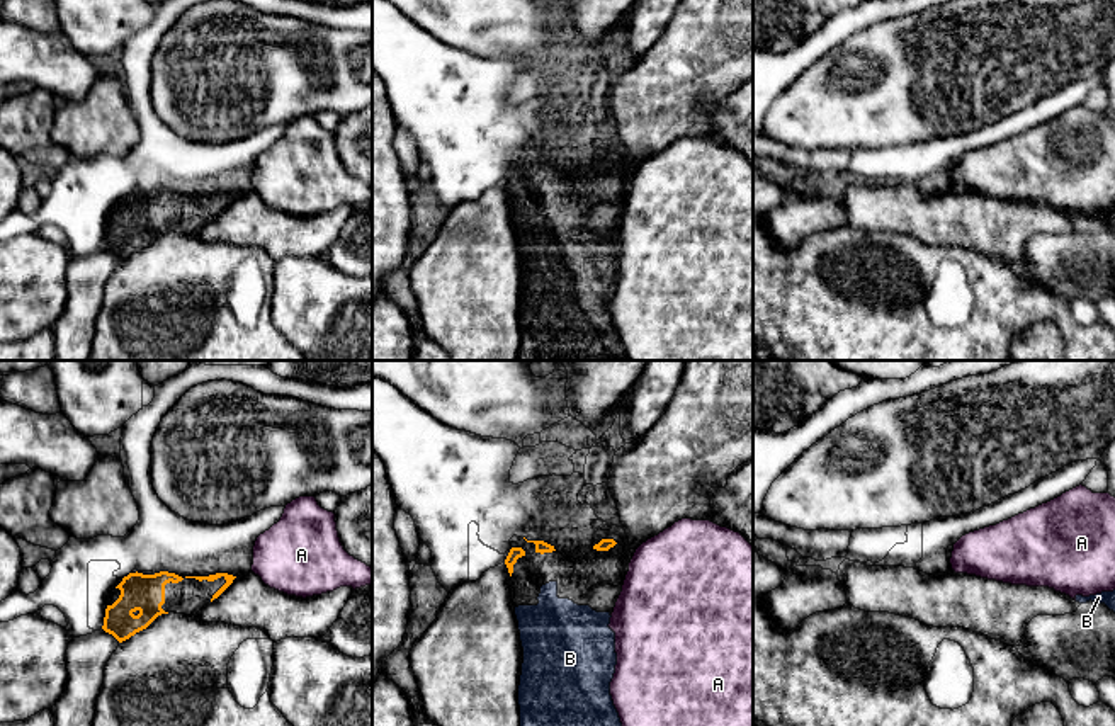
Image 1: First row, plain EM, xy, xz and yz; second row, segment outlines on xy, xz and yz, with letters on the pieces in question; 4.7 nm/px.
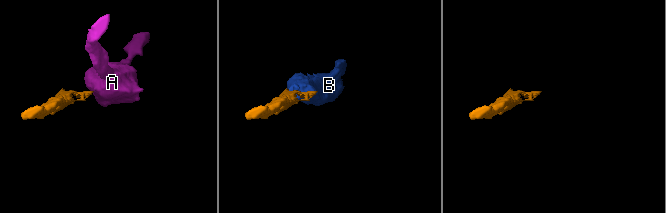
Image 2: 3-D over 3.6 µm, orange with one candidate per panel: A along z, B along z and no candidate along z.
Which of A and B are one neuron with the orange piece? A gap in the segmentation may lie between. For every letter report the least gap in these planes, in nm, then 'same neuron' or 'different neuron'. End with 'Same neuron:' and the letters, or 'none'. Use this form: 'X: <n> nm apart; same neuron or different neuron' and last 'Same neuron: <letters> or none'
A: 90 nm apart; different neuron
B: 140 nm apart; same neuron
Same neuron: B

